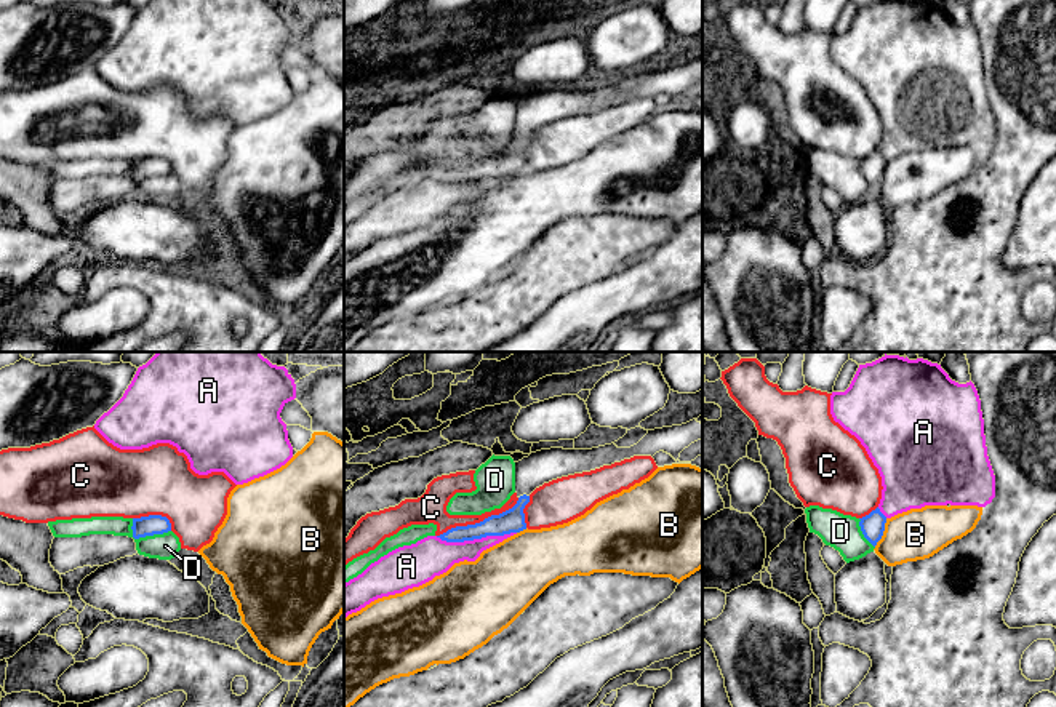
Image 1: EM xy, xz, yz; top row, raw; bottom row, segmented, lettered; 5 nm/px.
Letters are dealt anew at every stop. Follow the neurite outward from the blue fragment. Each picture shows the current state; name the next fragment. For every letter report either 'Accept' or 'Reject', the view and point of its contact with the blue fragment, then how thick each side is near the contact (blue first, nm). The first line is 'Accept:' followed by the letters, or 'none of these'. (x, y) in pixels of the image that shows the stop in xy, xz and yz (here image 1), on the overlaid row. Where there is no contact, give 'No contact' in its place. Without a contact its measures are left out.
Accept: none of these
A: Reject. Touches blue at xz (476, 538). Thickness 120 nm (blue) against 200 nm
B: Reject. Touches blue at yz (882, 533). Thickness 120 nm (blue) against 260 nm
C: Reject. Touches blue at xz (480, 522). Thickness 120 nm (blue) against 140 nm
D: Reject. Touches blue at xy (148, 535). Thickness 100 nm (blue) against 130 nm

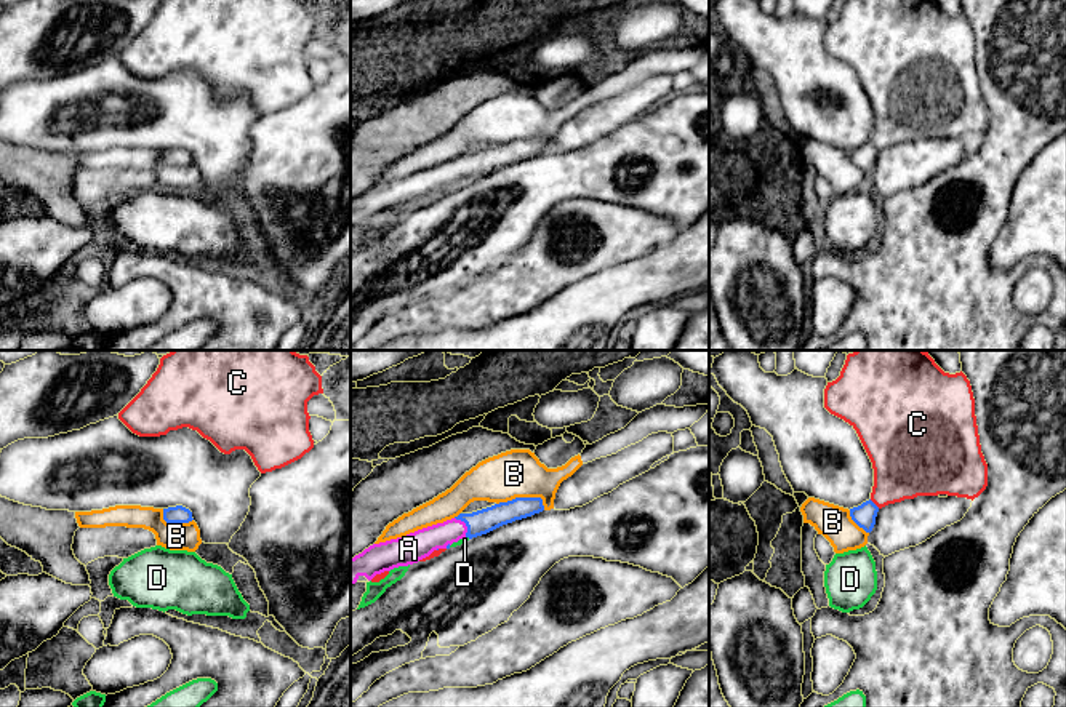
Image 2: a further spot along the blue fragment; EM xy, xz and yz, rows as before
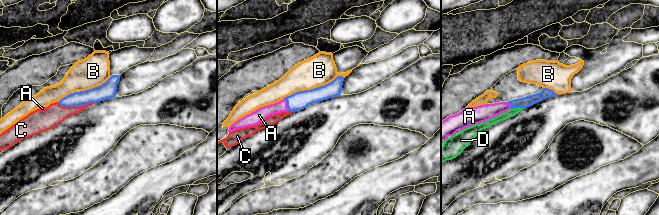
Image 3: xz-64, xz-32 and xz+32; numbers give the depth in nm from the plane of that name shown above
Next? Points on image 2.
Accept: A
A: Accept. Touches blue at xz (466, 525). Thickness 120 nm (blue) against 140 nm
B: Reject. Touches blue at xz (524, 498). Thickness 120 nm (blue) against 240 nm
C: Reject. Touches blue at yz (873, 503). Thickness 110 nm (blue) against 320 nm
D: Reject. Touches blue at xz (468, 536). Thickness 120 nm (blue) against 30 nm

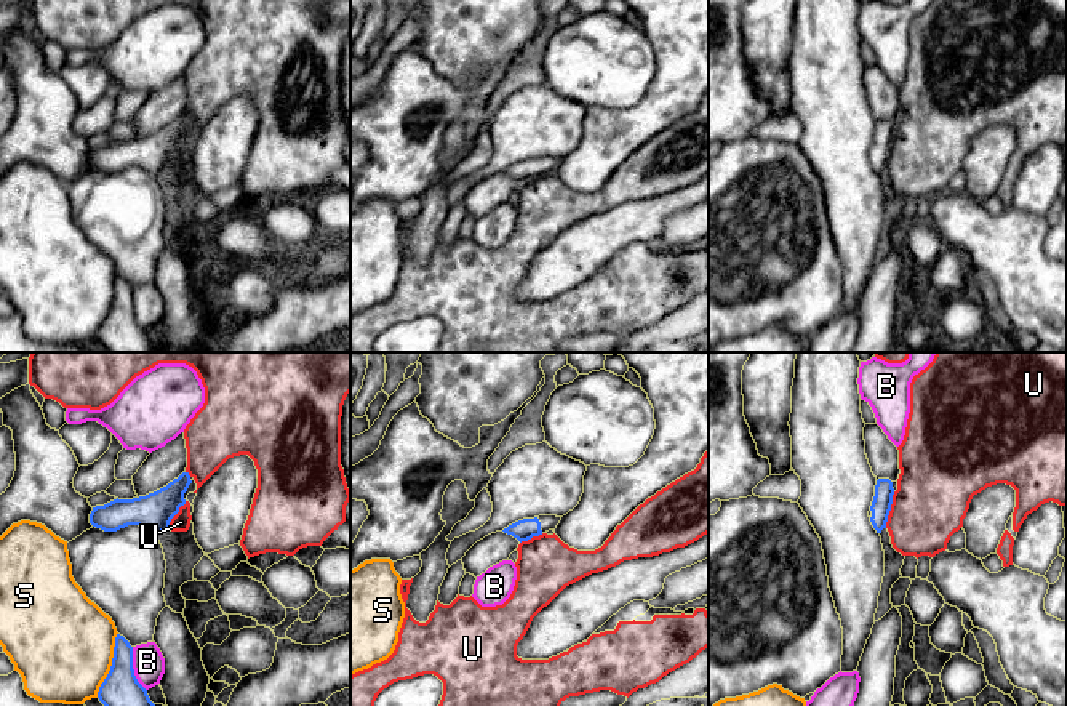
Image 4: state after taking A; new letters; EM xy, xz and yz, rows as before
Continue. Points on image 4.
Accept: none of these
B: Reject. Touches blue at xy (133, 669). Thickness 180 nm (blue) against 160 nm
S: Reject. Touches blue at xy (112, 665). Thickness 180 nm (blue) against 480 nm
U: Reject. Touches blue at yz (890, 509). Thickness 100 nm (blue) against 380 nm

